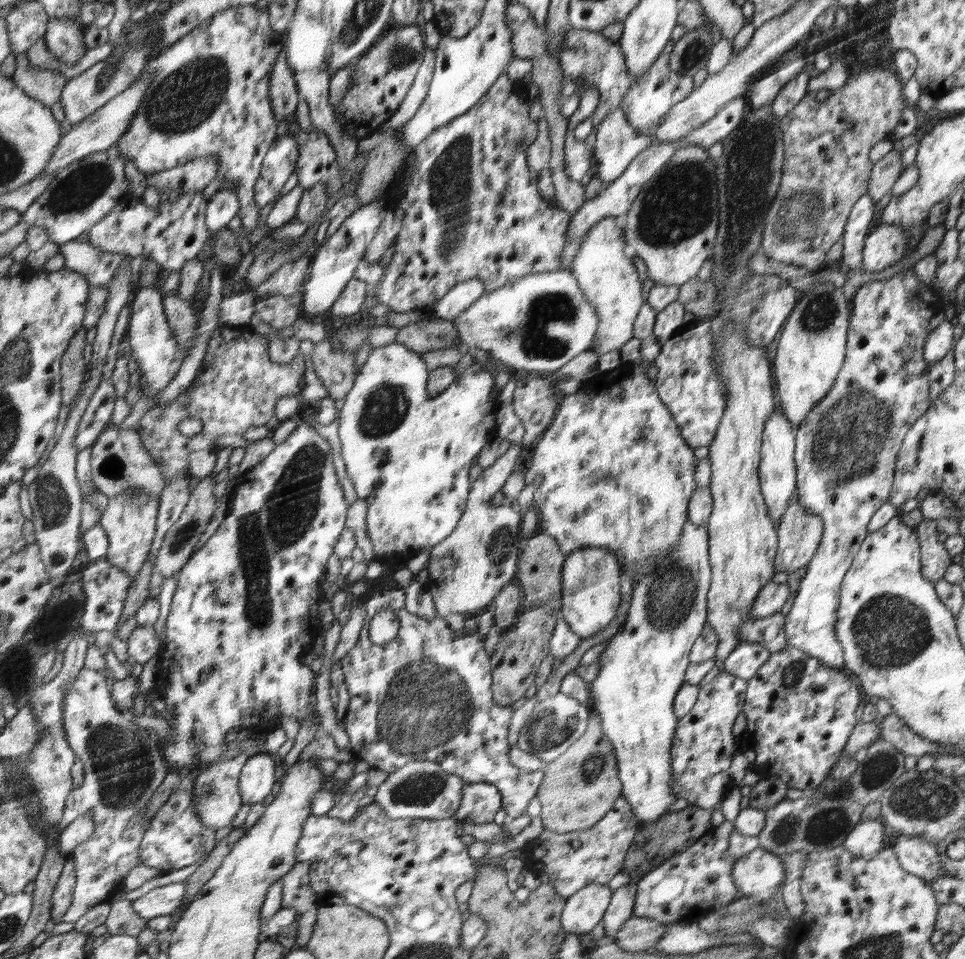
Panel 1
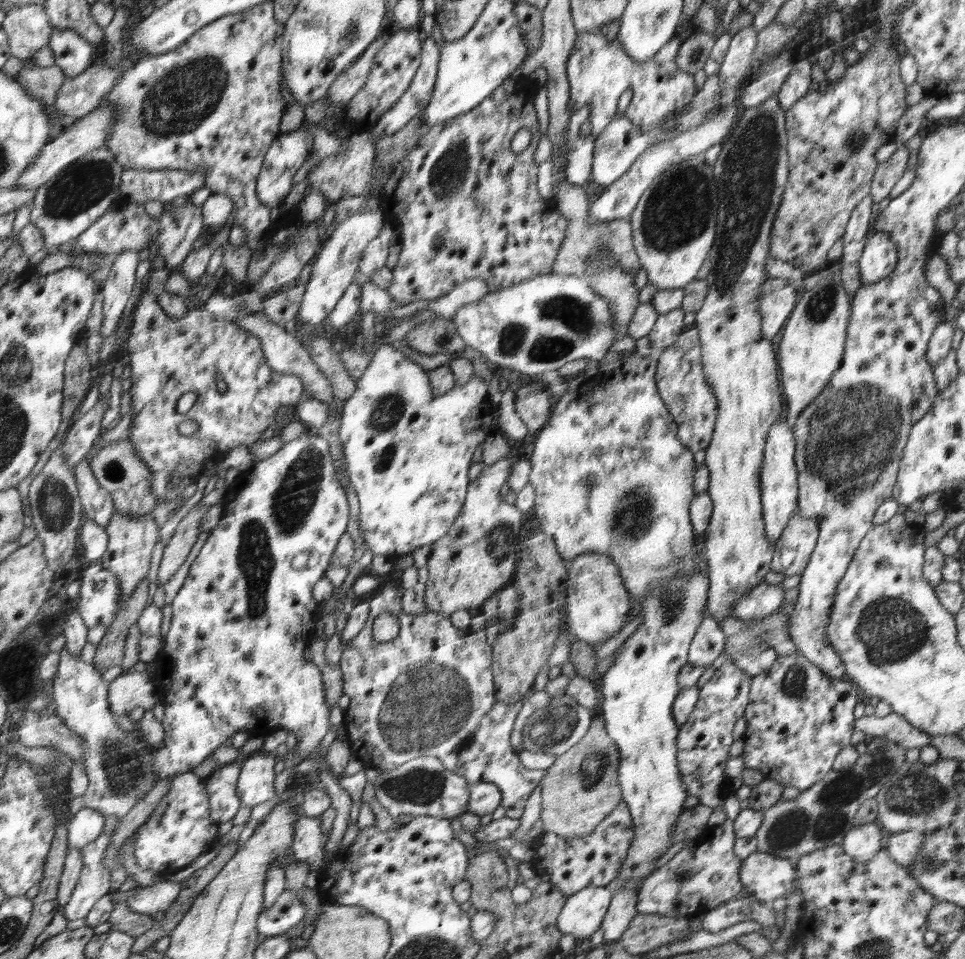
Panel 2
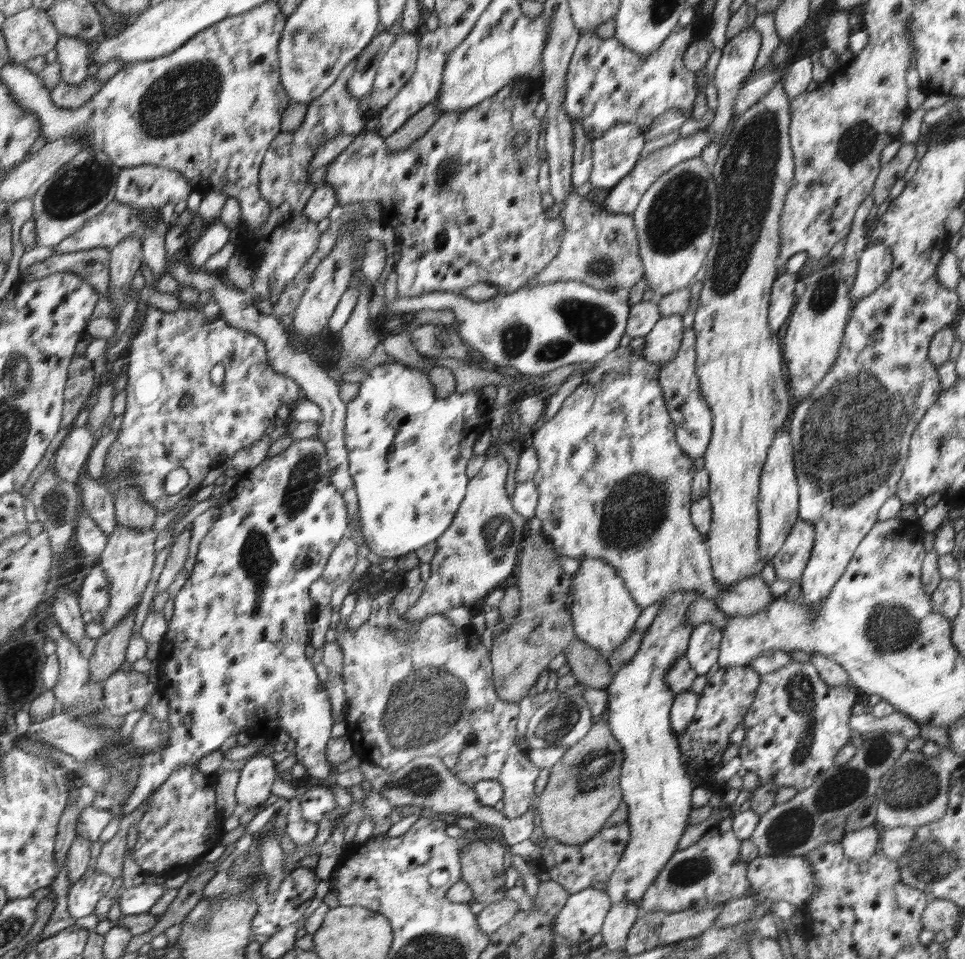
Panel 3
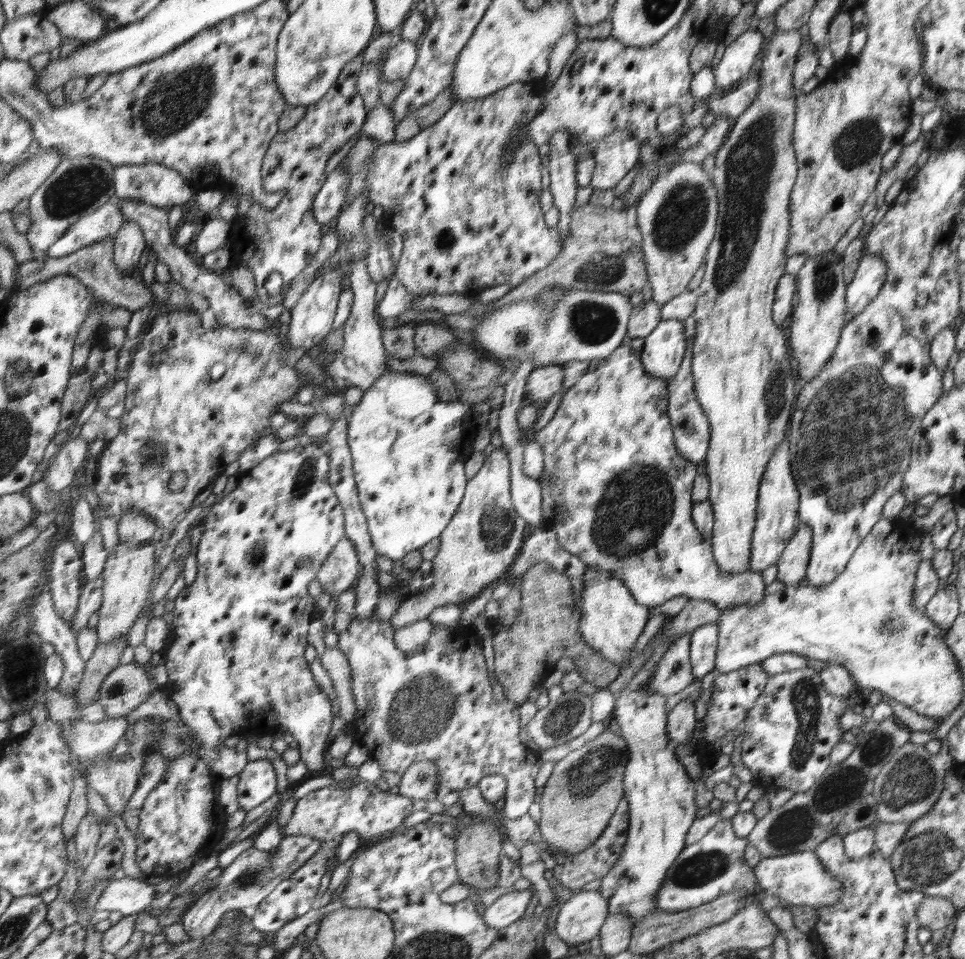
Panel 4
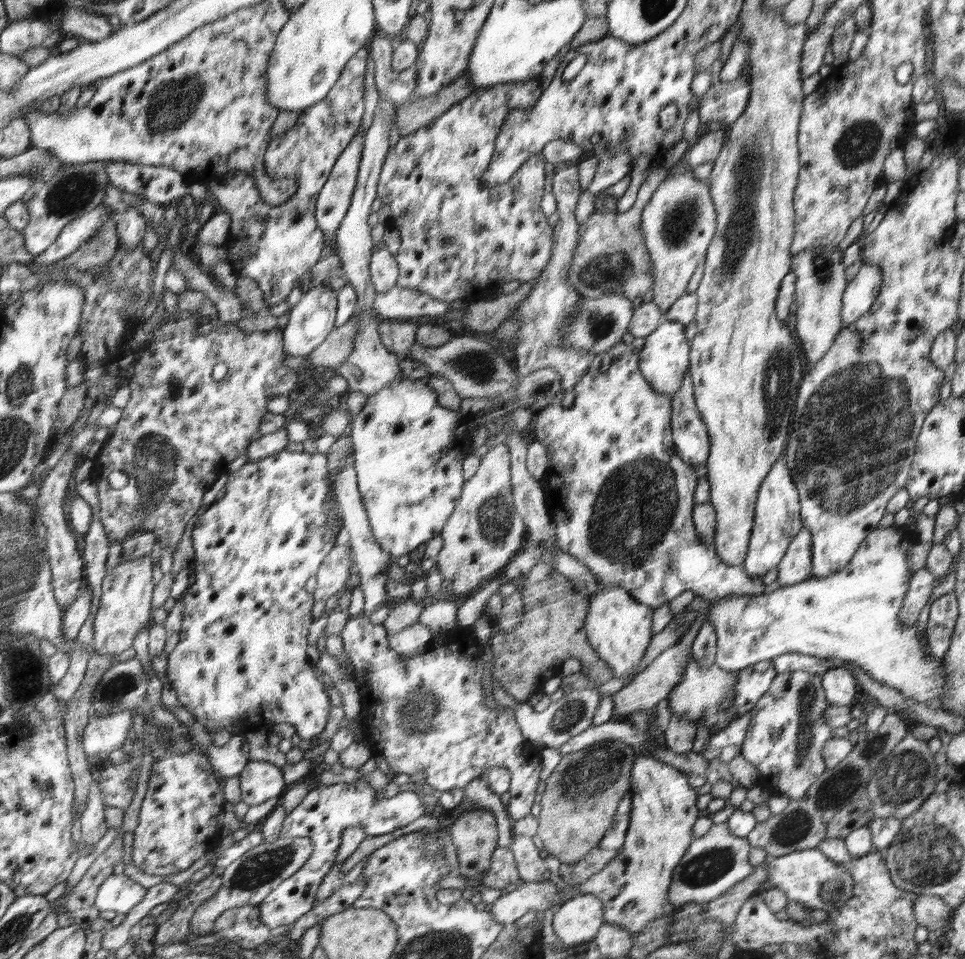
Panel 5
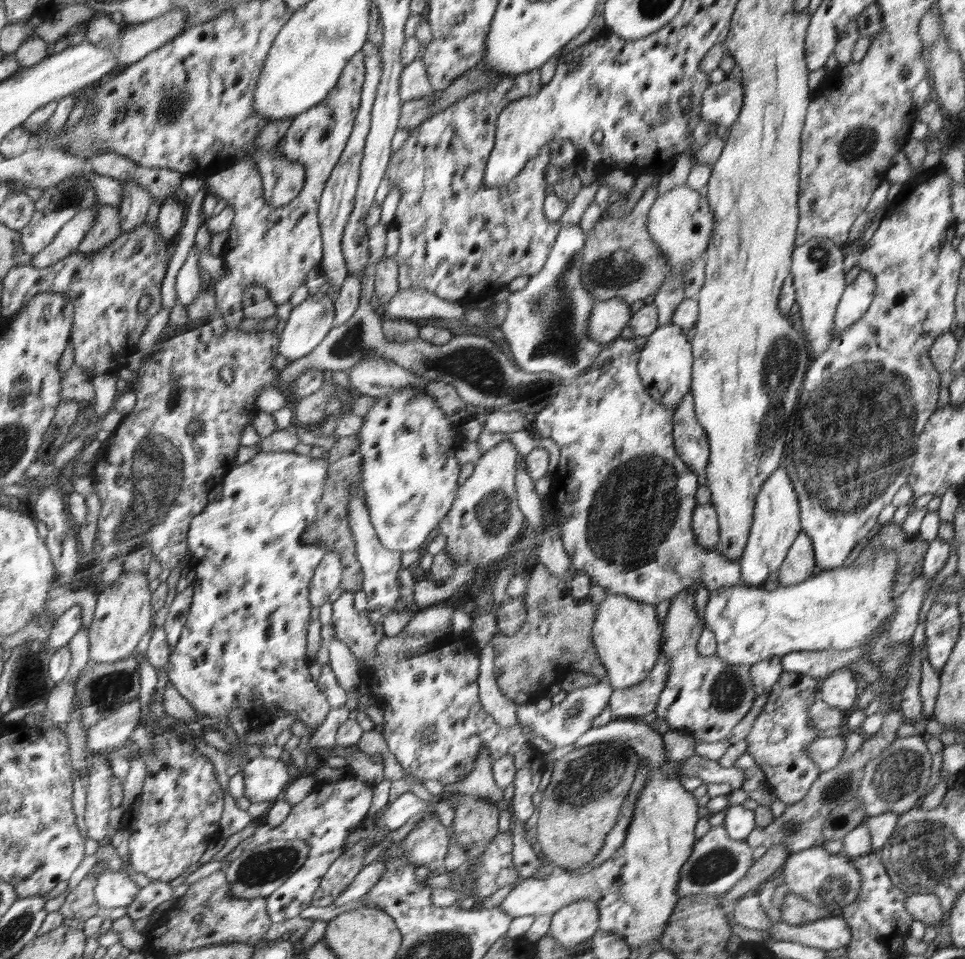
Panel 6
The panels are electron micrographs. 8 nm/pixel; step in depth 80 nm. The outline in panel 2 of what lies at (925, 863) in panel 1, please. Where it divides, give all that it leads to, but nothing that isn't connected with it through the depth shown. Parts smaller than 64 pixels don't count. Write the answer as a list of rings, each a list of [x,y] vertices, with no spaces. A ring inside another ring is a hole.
[[[919,830],[885,833],[883,848],[898,864],[908,867],[919,854],[924,833]]]

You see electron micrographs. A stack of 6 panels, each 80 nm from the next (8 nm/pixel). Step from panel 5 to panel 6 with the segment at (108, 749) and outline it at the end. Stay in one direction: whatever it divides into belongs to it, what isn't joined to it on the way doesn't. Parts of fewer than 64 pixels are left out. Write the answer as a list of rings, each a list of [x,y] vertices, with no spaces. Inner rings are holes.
[[[133,700],[111,712],[104,720],[100,720],[89,730],[89,748],[96,753],[116,751],[129,742],[132,731],[142,723],[140,720],[140,703]]]

